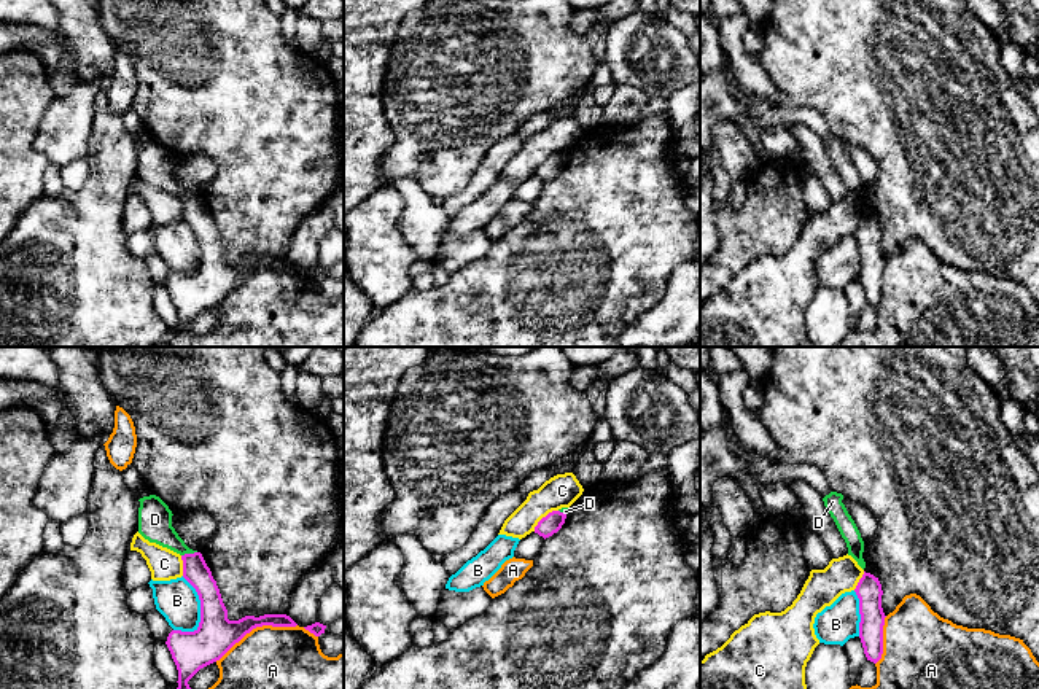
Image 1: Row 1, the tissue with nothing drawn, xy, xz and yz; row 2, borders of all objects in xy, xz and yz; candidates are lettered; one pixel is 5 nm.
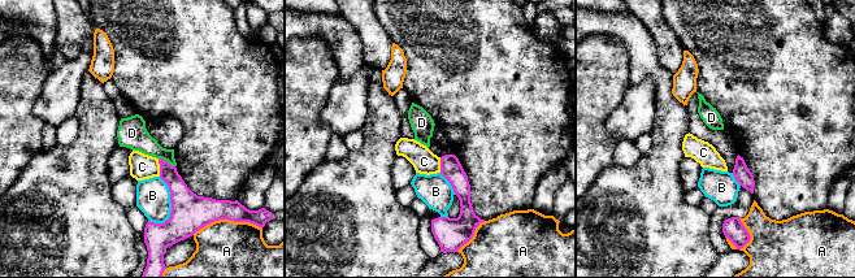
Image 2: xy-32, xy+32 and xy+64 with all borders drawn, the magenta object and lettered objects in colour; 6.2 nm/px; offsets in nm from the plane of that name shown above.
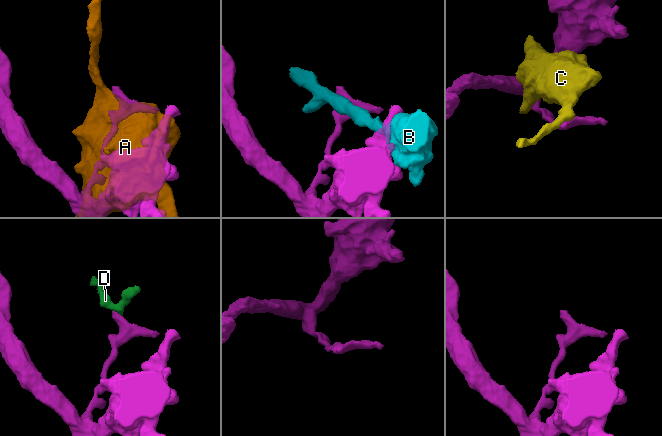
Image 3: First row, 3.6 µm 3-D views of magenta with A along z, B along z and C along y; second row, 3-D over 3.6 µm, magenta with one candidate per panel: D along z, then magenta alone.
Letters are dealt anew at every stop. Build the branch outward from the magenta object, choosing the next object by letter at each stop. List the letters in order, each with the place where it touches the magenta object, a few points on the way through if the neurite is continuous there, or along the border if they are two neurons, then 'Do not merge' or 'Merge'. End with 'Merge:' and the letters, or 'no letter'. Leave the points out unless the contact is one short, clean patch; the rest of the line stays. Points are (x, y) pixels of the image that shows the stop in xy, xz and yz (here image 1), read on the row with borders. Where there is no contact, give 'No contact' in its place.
A: Touches magenta at xy (255, 627). Do not merge
B: Touches magenta at xy (201, 605). Do not merge
C: Touches magenta at xz (543, 517). Do not merge
D: Touches magenta at xy (188, 554). Boundary: xy (196, 551), (182, 556). Do not merge
Merge: no letter

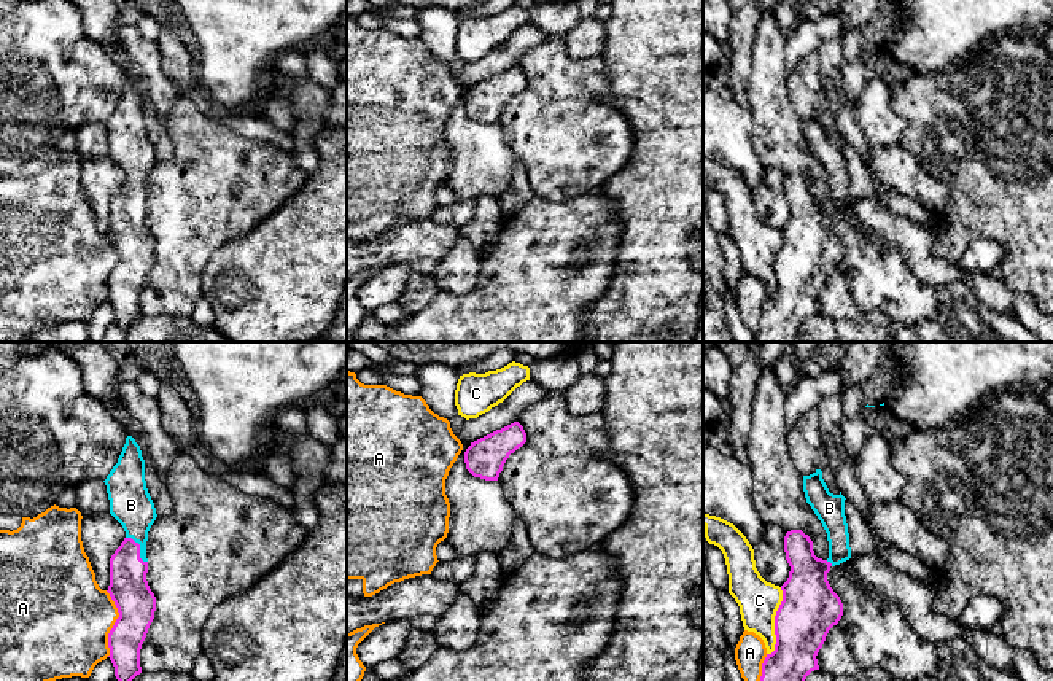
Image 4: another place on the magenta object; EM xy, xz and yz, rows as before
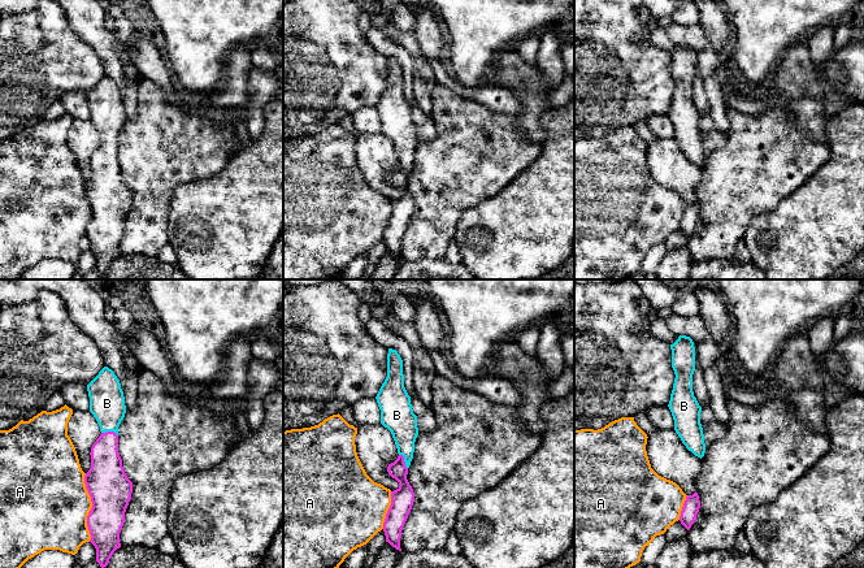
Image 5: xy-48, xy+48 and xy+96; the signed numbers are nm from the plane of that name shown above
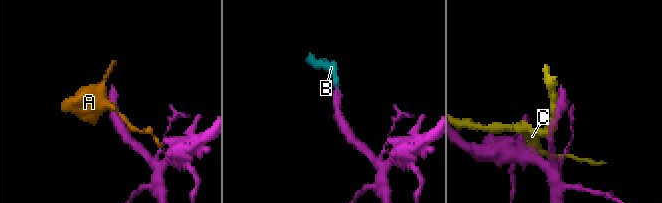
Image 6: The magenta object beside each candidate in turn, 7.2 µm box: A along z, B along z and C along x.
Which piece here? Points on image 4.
A: Touches magenta at xy (115, 624). Do not merge
B: Touches magenta at xy (139, 548). Path across: xy (129, 589), (129, 559), (139, 548), (135, 511), (131, 505). Merge
C: Touches magenta at yz (775, 622). Do not merge
Merge: B

